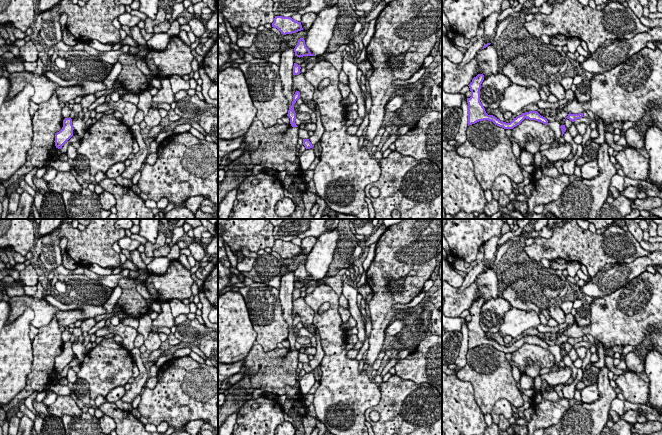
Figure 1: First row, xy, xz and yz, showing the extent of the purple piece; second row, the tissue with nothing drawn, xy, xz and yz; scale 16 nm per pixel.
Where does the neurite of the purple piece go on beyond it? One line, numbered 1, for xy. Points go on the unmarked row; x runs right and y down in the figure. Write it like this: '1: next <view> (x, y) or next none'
1: next none

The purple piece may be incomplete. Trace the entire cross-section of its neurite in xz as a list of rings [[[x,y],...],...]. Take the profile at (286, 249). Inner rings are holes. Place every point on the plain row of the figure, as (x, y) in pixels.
[[[275,240],[272,251],[277,252],[283,259],[303,254],[301,246],[295,245],[291,241],[283,240]]]

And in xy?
[[[65,342],[63,344],[63,351],[62,353],[55,358],[55,370],[58,373],[61,373],[62,370],[68,366],[68,364],[73,360],[73,349],[72,349],[72,343]]]

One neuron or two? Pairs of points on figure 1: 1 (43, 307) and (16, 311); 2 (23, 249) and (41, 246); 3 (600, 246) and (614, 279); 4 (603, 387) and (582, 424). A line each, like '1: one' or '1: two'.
1: one
2: two
3: two
4: one

